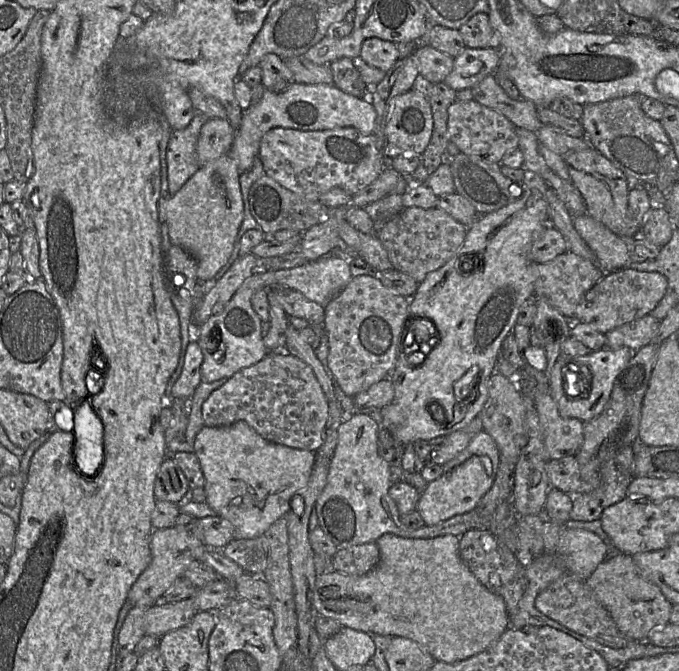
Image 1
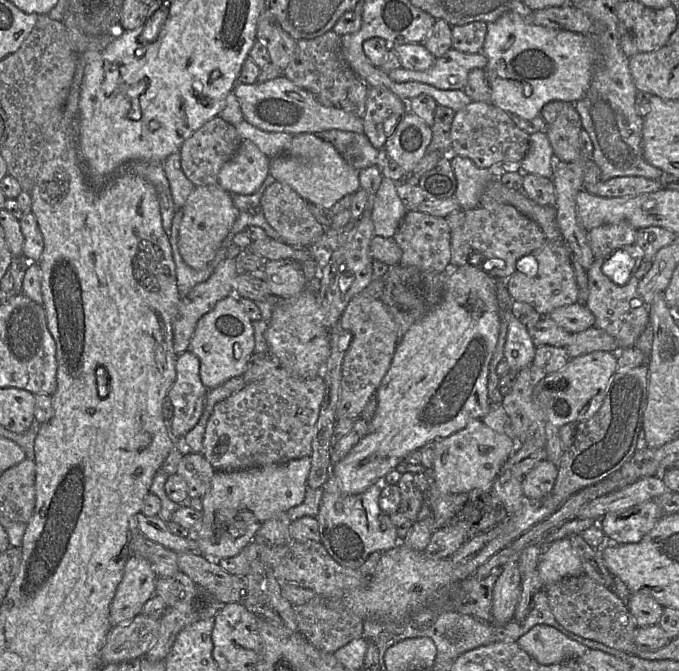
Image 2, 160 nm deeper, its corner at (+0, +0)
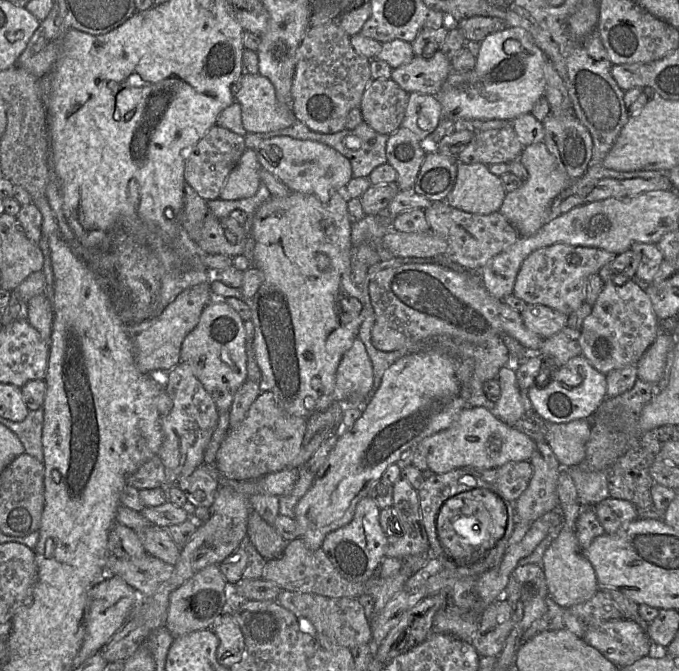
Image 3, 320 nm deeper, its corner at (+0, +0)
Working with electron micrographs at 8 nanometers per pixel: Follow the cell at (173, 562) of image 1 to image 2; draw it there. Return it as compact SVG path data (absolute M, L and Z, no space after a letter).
M133 555L126 562L124 574L110 605L110 623L127 623L141 613L144 604L155 594L157 575L143 557Z

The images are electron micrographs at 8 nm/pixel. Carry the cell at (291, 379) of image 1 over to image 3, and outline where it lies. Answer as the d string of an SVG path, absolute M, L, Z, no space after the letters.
M262 390L250 406L245 419L234 428L229 428L216 454L215 464L222 477L231 480L255 480L267 474L288 468L300 453L306 433L308 418L293 416L286 413L277 404L274 394Z

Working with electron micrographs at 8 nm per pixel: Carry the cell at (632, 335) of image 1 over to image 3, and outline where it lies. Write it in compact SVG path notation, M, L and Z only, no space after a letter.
M566 326L544 339L539 353L551 363L552 371L565 365L571 358L582 355L580 336L580 330Z

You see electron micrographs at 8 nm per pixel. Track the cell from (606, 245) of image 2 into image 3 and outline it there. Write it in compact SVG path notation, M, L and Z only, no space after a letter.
M556 243L532 252L522 263L513 294L529 304L545 305L570 316L584 302L589 277L611 263L619 254L606 250Z

